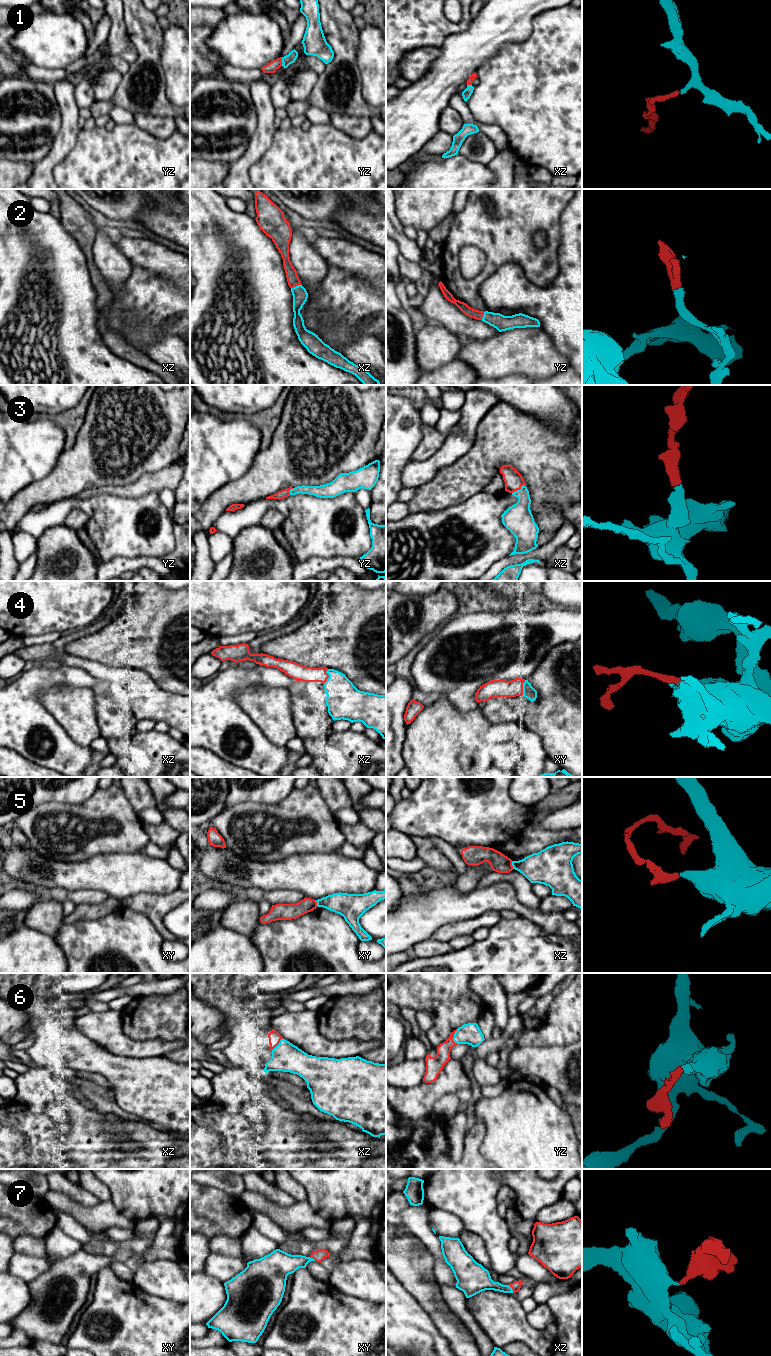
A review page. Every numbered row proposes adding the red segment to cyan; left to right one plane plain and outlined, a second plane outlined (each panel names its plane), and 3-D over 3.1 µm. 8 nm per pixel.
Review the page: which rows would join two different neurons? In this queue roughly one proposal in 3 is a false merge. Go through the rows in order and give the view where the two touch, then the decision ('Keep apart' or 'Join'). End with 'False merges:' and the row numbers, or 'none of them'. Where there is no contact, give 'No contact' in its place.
1: Touches cyan in yz. Join
2: Touches cyan in xz. Join
3: Touches cyan in xz. Join
4: Touches cyan in xy. Join
5: Touches cyan in xz. Keep apart
6: Touches cyan in yz. Join
7: Touches cyan in xz. Join
False merges: 5

